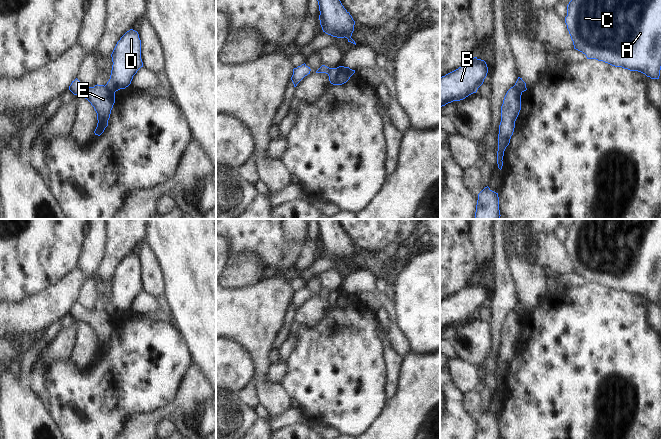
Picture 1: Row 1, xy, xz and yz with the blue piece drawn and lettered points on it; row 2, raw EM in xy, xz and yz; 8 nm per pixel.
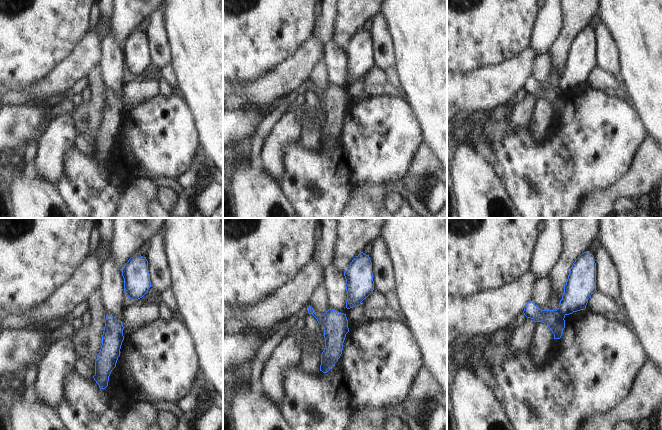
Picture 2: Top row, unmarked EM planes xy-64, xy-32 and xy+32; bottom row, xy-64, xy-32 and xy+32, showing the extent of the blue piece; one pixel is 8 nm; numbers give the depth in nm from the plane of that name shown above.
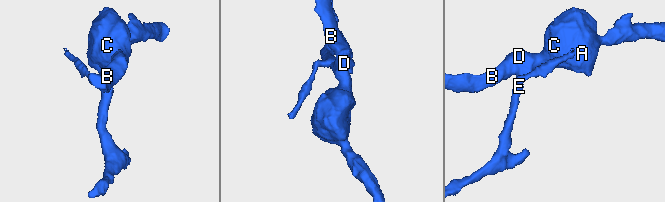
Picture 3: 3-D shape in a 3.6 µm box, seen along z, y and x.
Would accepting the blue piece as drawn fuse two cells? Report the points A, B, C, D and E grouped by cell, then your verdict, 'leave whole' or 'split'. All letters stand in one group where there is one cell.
A B C D / E; split

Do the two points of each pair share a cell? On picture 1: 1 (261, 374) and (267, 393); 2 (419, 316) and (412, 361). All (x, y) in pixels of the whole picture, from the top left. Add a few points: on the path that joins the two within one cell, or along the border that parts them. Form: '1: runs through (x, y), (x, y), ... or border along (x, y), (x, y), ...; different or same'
1: runs through (261, 379), (264, 388); same
2: border along (410, 351), (429, 354); different

